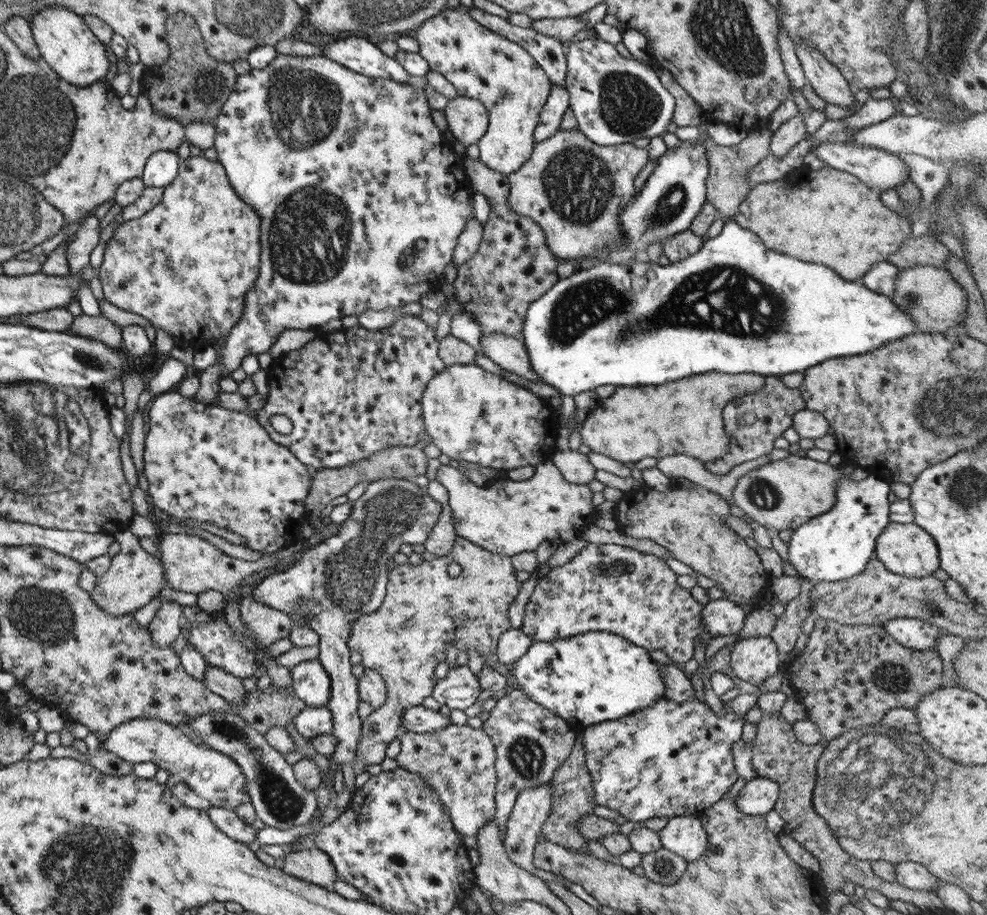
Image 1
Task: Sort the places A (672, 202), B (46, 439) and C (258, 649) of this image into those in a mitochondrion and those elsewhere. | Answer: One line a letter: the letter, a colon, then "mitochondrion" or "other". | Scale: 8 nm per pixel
A: mitochondrion
B: mitochondrion
C: other

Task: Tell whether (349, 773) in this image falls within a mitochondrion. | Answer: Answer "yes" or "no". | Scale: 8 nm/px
no

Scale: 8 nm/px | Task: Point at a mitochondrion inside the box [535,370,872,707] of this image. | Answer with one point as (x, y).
(763, 494)

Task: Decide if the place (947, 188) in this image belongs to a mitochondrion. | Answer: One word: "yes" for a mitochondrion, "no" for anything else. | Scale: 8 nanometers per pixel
no

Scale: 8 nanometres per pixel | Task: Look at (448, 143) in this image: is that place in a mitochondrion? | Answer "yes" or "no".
no

